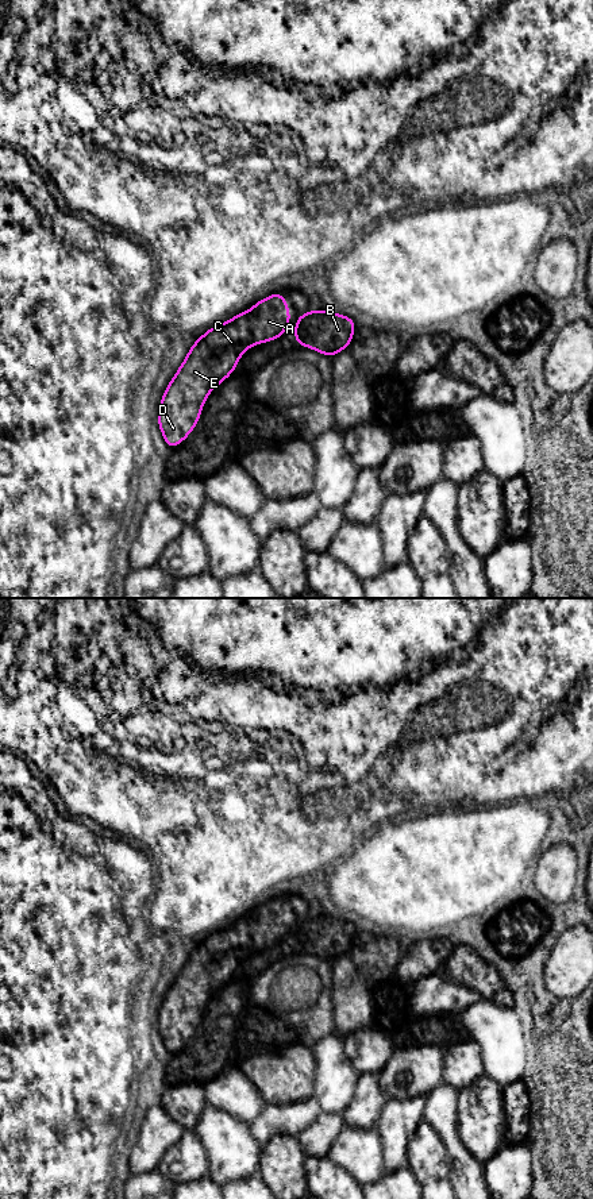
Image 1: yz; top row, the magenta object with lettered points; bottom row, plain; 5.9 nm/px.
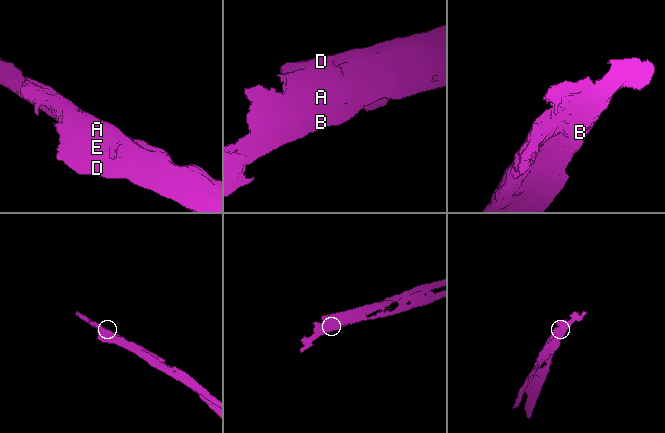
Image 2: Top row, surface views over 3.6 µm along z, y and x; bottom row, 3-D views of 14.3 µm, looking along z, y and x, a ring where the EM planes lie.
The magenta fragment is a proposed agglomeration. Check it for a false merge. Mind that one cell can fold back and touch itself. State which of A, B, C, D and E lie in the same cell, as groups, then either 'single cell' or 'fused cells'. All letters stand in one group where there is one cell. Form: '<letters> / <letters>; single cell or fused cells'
A C D E / B; fused cells

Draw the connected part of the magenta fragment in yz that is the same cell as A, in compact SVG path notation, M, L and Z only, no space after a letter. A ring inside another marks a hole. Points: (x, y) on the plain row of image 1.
M284 901L277 906L270 906L266 902L257 906L250 915L240 917L232 924L211 932L197 942L167 988L157 1014L157 1028L170 1055L181 1049L195 1034L209 998L236 975L239 963L255 949L280 944L288 932L289 924L290 915ZM211 957L219 960L220 965L217 968L207 967L207 960Z

